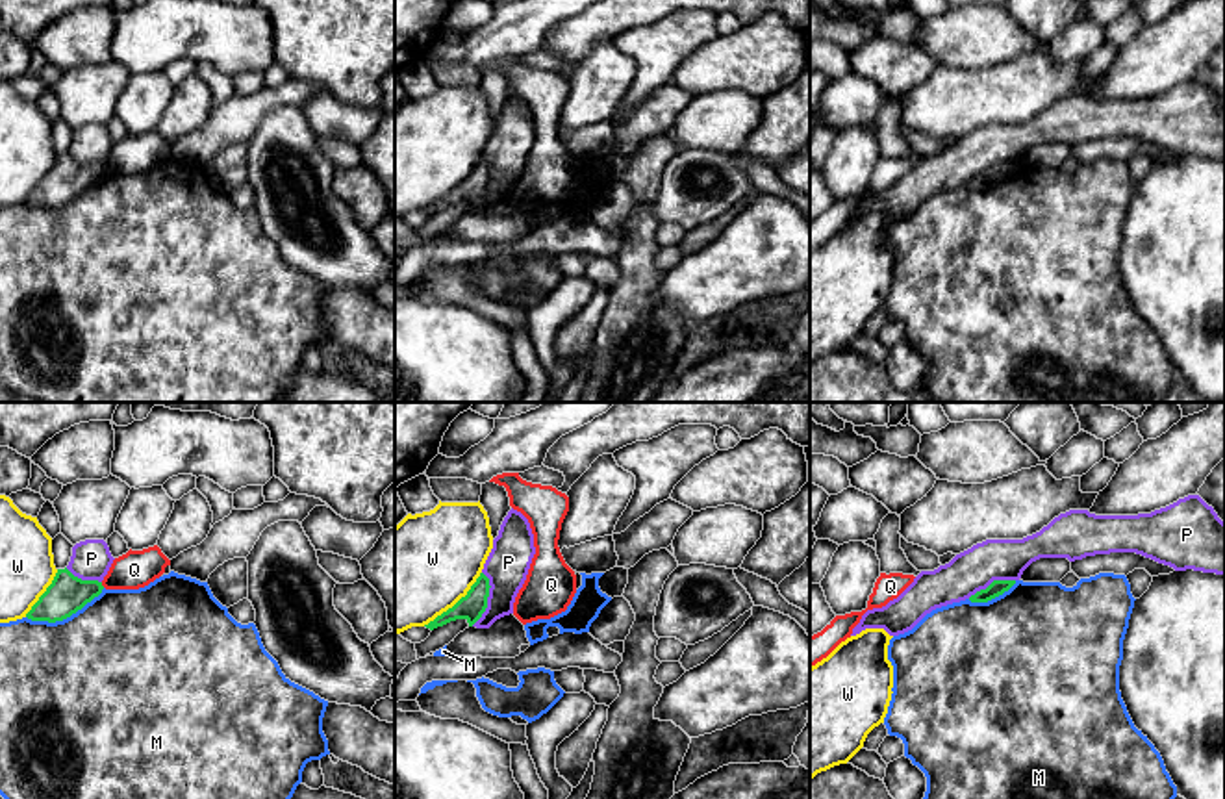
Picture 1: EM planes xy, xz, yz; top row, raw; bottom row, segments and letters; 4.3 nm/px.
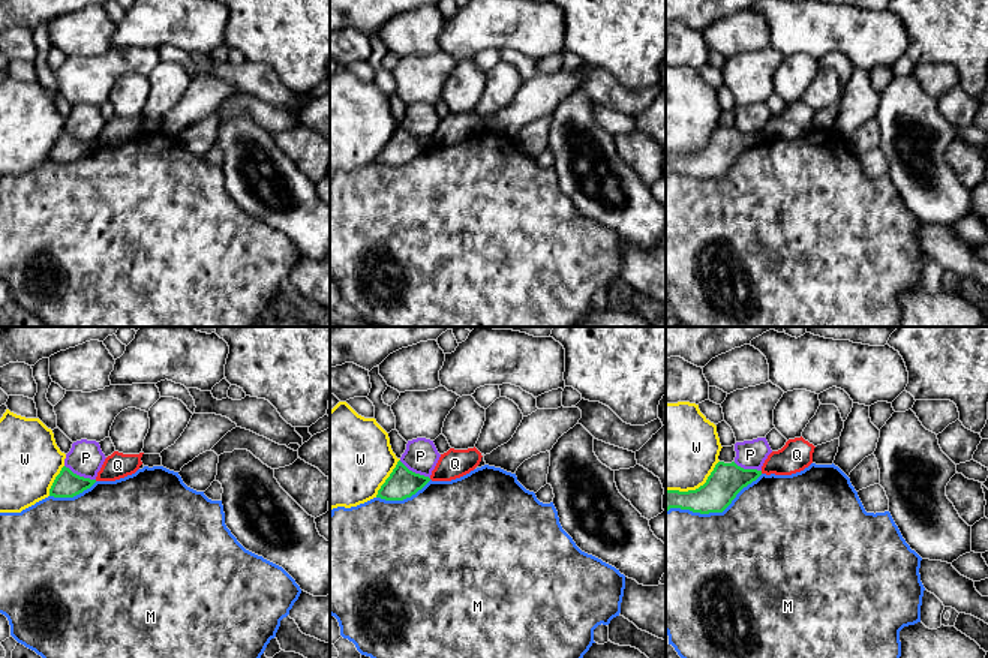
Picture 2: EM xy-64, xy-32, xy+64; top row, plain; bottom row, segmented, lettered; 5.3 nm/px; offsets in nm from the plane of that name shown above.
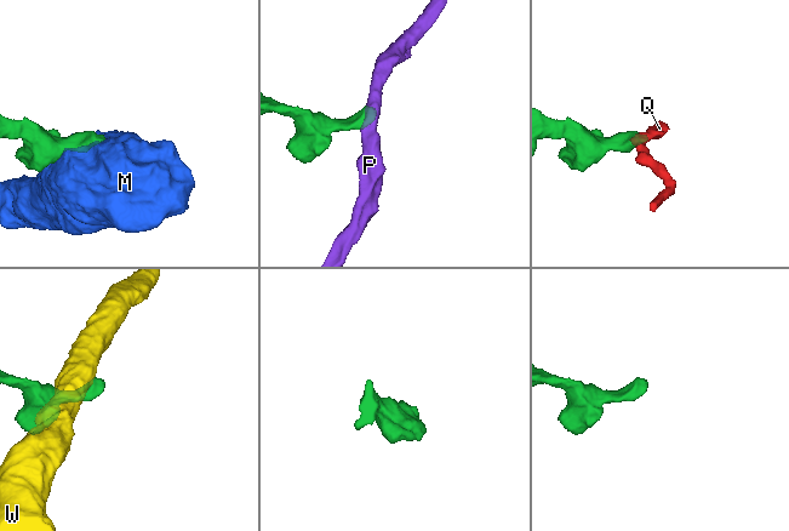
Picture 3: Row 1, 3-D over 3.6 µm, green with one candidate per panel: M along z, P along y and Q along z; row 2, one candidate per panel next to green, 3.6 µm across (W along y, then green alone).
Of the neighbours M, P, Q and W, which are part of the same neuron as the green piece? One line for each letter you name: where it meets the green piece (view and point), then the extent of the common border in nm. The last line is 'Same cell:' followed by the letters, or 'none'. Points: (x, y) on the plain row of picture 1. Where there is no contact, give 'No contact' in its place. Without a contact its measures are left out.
Same cell: none

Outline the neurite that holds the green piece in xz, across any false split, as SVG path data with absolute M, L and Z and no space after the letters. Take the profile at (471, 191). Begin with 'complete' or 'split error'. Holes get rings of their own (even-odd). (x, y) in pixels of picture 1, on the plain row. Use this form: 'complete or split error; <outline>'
complete; M480 158L465 182L424 211L434 215L456 204L465 204L473 211L487 193L489 172L489 163Z

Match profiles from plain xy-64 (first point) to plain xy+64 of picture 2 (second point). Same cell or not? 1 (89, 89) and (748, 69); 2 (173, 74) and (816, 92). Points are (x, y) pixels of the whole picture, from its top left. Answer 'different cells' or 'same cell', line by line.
1: same cell
2: same cell

